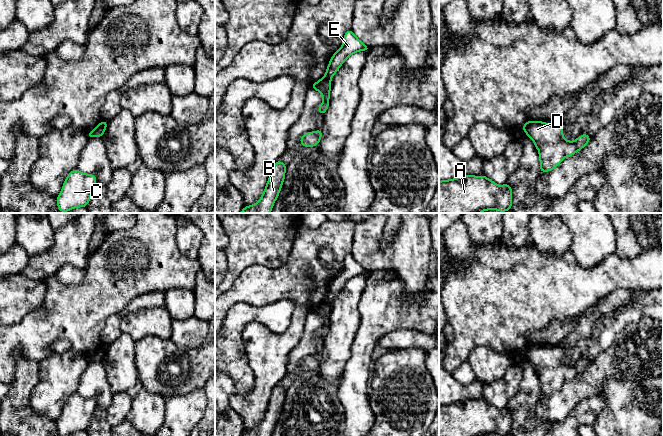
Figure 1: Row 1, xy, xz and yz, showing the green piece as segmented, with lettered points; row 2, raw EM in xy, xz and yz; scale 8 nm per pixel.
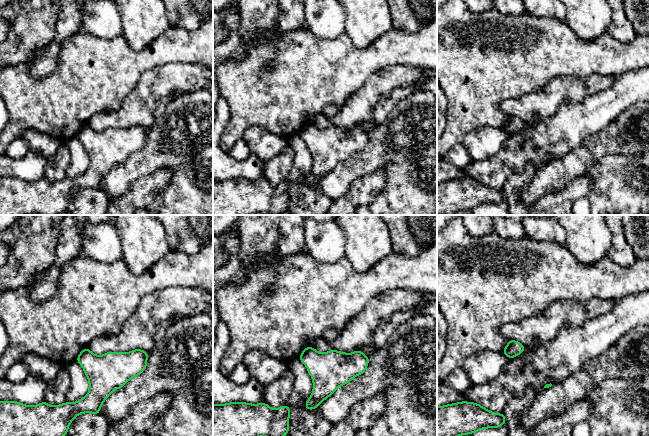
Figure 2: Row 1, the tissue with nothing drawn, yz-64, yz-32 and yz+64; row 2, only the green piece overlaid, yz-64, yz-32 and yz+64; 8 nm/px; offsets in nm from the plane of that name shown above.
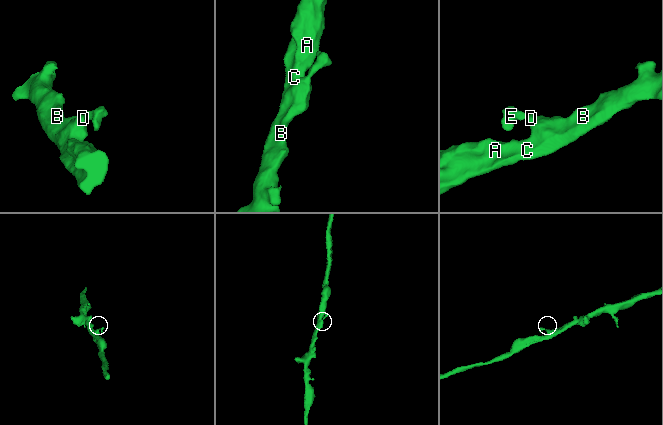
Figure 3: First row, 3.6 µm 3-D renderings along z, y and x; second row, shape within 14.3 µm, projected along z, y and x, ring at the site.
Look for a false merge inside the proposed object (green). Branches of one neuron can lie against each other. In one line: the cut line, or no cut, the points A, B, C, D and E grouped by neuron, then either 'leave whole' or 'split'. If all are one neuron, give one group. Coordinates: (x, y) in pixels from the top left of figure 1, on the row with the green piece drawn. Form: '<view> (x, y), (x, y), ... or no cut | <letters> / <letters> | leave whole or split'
xz (324, 76), (329, 80) | A B C D / E | split

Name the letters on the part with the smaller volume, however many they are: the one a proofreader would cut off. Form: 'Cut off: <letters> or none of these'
Cut off: E

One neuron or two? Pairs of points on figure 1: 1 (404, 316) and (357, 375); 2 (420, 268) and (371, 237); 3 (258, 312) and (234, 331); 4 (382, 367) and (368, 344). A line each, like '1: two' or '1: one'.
1: one
2: one
3: one
4: two

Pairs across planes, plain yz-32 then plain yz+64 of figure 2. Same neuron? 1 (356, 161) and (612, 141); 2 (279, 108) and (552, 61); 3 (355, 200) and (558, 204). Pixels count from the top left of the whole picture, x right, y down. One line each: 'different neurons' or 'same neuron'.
1: same neuron
2: same neuron
3: same neuron

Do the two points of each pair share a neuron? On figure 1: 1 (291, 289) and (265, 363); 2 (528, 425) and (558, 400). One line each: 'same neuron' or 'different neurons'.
1: different neurons
2: different neurons

